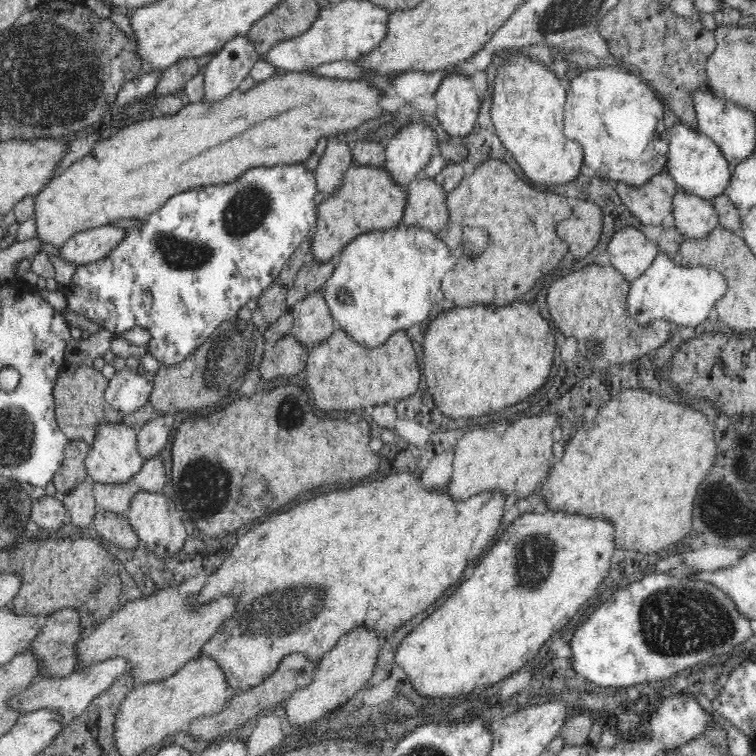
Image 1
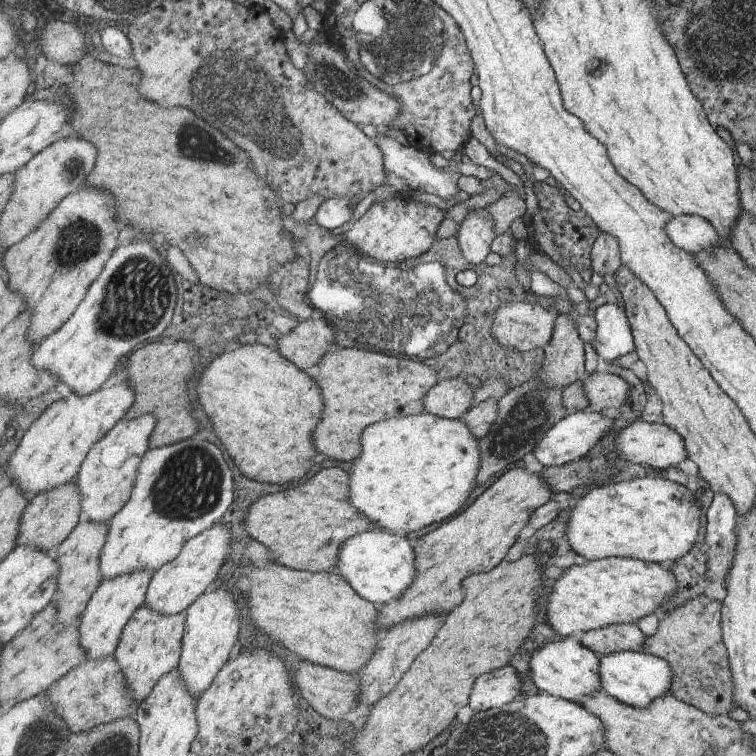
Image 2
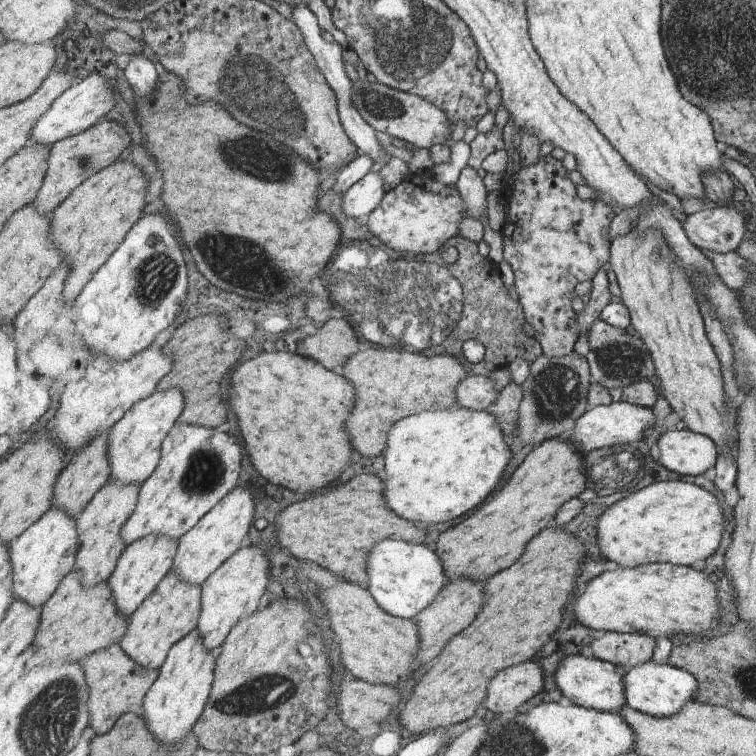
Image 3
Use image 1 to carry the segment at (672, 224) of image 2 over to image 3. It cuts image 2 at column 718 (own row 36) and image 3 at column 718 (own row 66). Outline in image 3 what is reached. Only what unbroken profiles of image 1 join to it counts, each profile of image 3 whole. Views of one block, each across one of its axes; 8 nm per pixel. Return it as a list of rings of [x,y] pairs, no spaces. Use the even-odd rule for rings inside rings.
[[[736,203],[708,205],[707,208],[686,216],[684,233],[699,250],[716,253],[734,251],[749,235],[748,222],[741,211]]]

